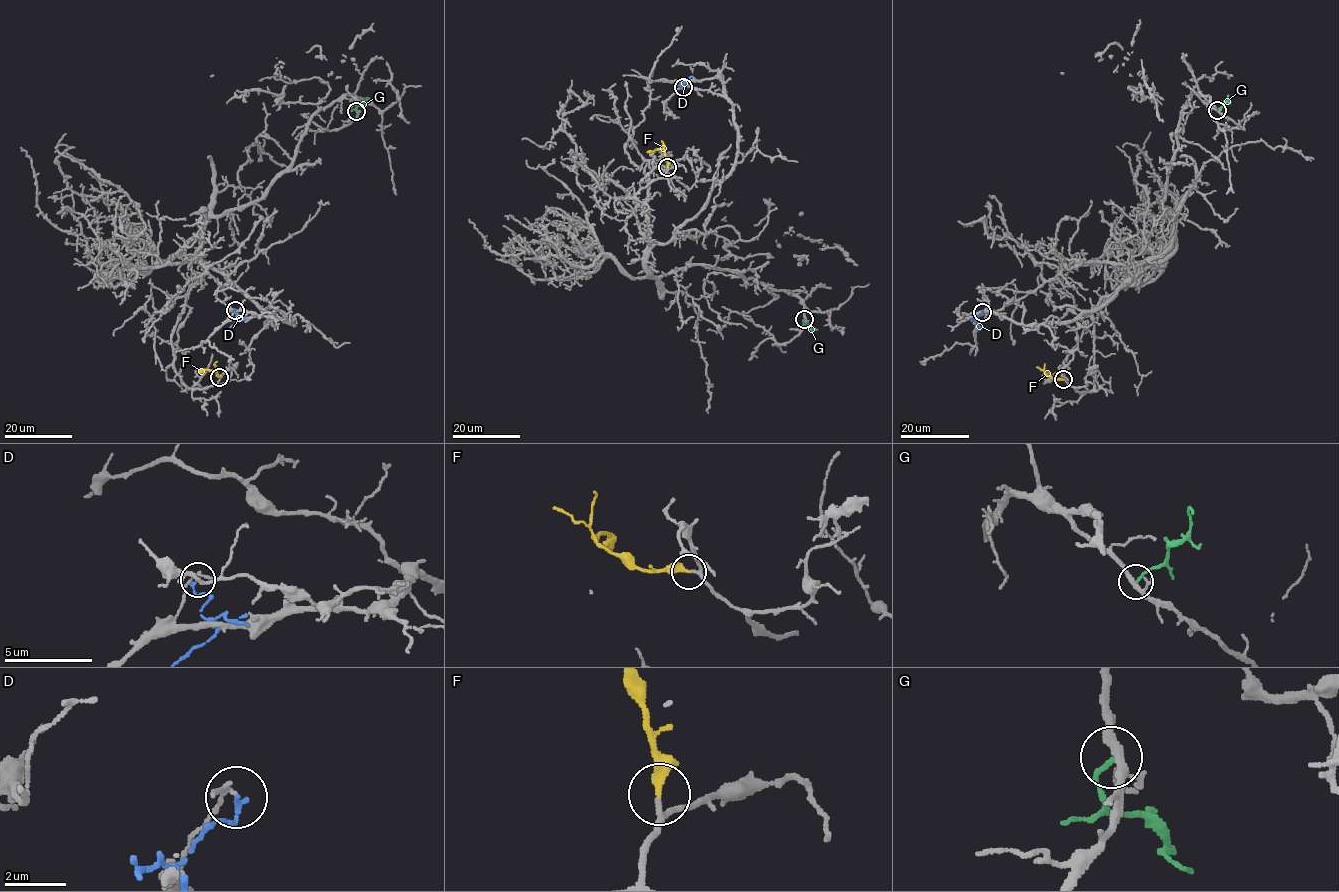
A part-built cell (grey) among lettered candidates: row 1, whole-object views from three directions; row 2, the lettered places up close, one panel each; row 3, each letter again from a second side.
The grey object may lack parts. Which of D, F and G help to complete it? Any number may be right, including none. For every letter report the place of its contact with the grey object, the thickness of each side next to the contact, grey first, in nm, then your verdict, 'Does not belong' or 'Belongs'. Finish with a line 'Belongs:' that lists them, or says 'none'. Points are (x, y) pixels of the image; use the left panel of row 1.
D: Touches grey at (235, 310). Thickness 120 nm (grey) against 160 nm. Does not belong
F: Touches grey at (219, 377). Thickness 160 nm (grey) against 320 nm. Belongs
G: Touches grey at (356, 111). Thickness 200 nm (grey) against 140 nm. Does not belong
Belongs: F

